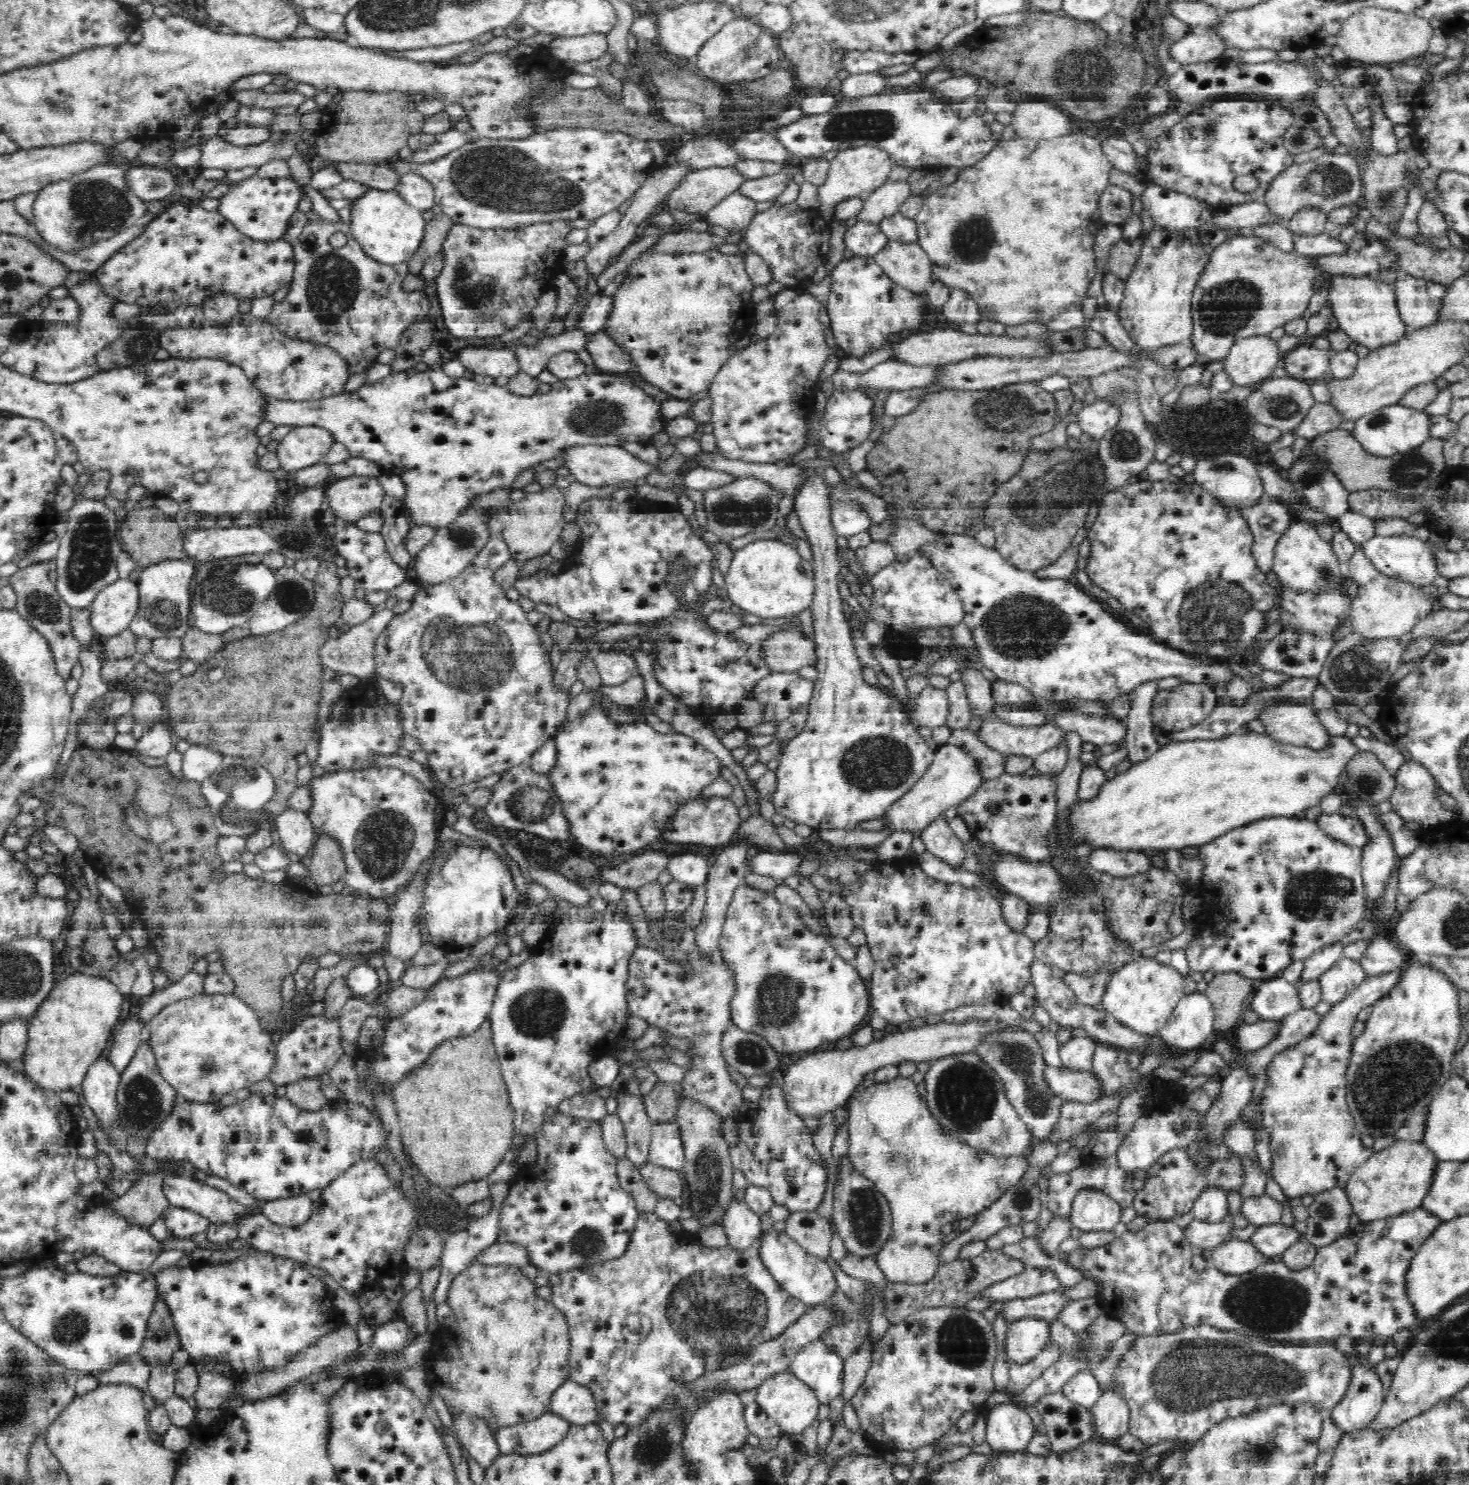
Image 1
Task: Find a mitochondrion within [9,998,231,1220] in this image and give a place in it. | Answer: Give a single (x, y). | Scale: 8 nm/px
(140, 1098)

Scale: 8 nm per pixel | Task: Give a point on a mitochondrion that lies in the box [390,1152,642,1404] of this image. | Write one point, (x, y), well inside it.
(590, 1241)

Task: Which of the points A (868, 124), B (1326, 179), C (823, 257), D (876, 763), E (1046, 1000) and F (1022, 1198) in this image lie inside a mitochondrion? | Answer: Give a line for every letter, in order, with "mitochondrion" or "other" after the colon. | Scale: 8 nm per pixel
A: mitochondrion
B: mitochondrion
C: other
D: mitochondrion
E: other
F: mitochondrion

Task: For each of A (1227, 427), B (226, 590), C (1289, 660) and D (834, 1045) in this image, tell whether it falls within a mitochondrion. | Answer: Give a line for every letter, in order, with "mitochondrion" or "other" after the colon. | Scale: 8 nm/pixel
A: mitochondrion
B: mitochondrion
C: other
D: other

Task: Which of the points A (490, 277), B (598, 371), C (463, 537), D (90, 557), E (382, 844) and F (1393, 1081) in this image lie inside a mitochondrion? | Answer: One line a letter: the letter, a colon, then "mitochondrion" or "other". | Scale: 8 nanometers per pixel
A: mitochondrion
B: other
C: mitochondrion
D: mitochondrion
E: mitochondrion
F: mitochondrion

